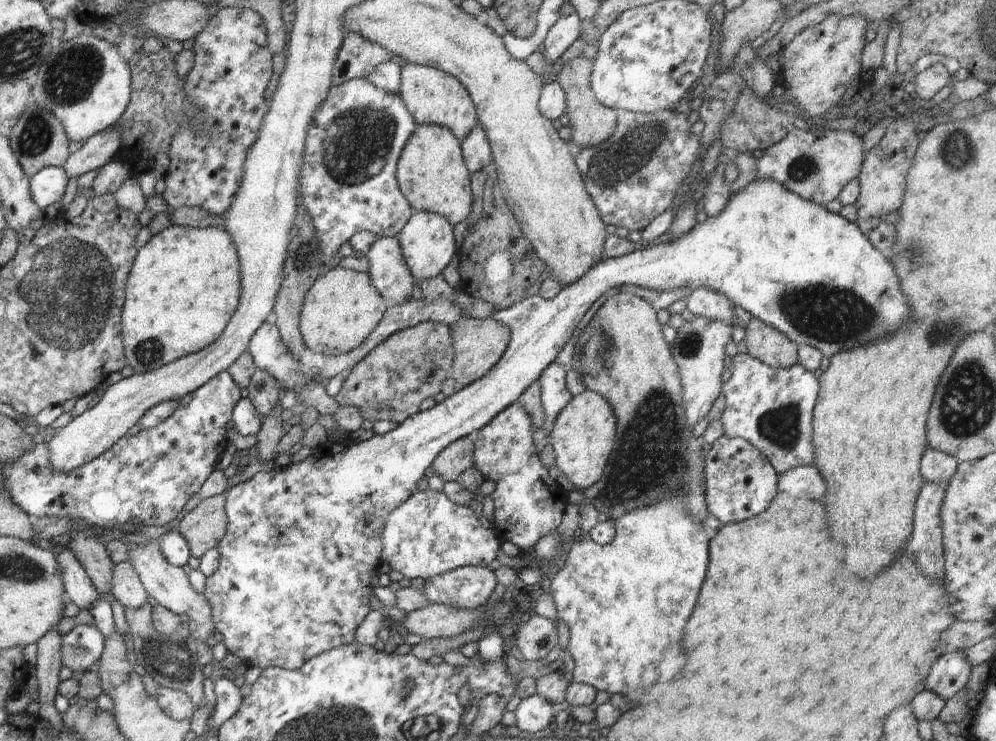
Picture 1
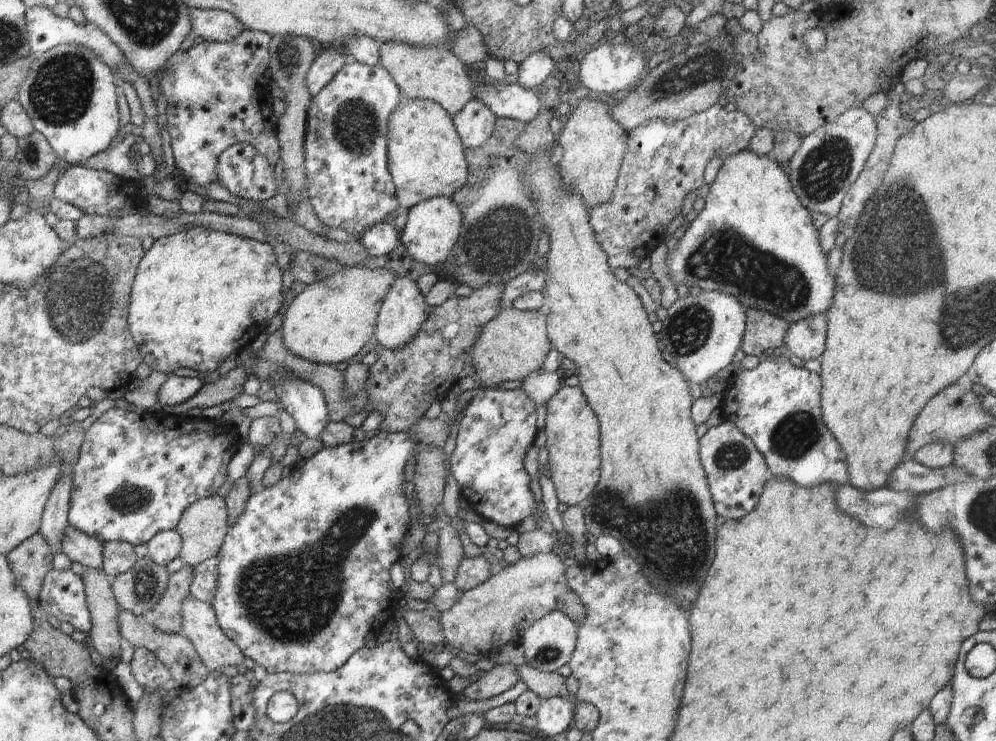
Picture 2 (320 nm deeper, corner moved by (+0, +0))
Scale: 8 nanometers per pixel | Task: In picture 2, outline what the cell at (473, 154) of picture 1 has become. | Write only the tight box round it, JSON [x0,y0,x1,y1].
[452,99,497,147]

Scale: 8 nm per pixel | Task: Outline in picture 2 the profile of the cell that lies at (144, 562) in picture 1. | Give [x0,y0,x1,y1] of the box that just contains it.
[181,594,244,671]

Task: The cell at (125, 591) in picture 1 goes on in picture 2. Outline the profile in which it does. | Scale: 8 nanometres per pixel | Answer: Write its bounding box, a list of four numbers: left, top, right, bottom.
[59,523,103,568]

